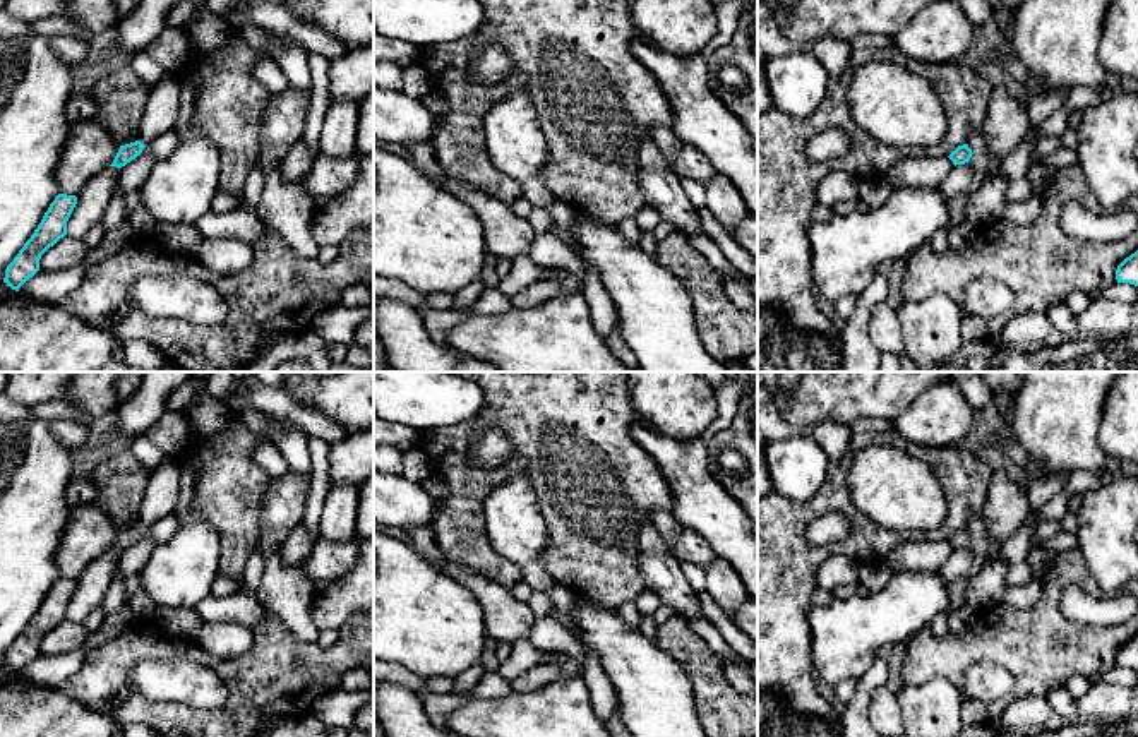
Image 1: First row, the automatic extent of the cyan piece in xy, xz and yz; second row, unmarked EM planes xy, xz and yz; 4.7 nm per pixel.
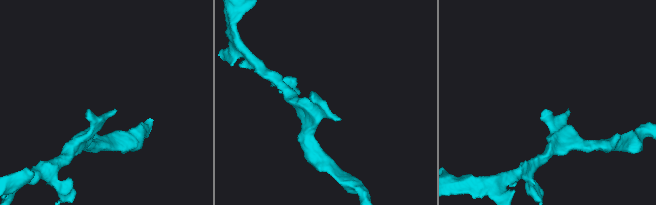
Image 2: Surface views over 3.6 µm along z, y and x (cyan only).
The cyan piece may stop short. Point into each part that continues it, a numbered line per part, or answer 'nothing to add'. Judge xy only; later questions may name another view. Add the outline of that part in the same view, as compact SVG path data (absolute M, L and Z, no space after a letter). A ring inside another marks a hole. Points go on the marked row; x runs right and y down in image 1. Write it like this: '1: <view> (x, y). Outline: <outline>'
1: xy (170, 48). Outline: M165 27L163 33L146 48L163 67L163 77L151 91L142 120L139 141L147 146L161 134L171 130L180 113L180 77L190 53L185 27Z

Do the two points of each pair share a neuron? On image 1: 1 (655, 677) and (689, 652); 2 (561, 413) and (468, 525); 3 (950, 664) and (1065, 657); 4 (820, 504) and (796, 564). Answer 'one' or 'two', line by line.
1: two
2: one
3: one
4: one

